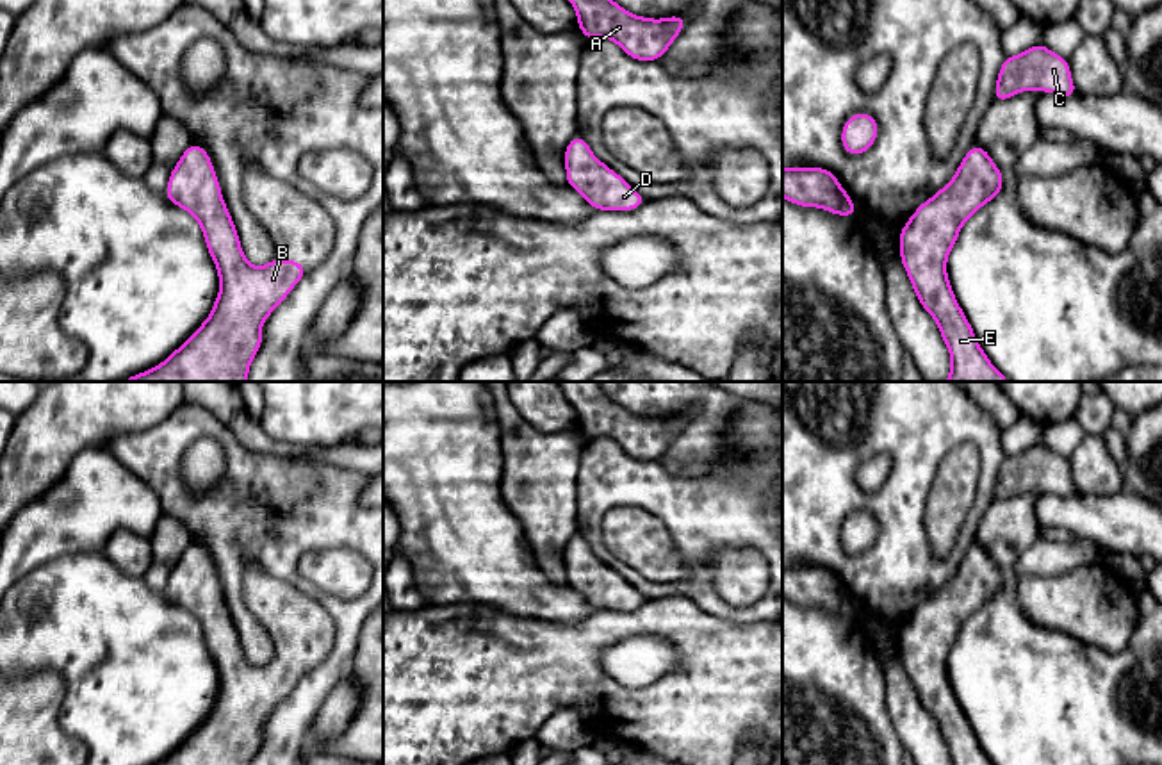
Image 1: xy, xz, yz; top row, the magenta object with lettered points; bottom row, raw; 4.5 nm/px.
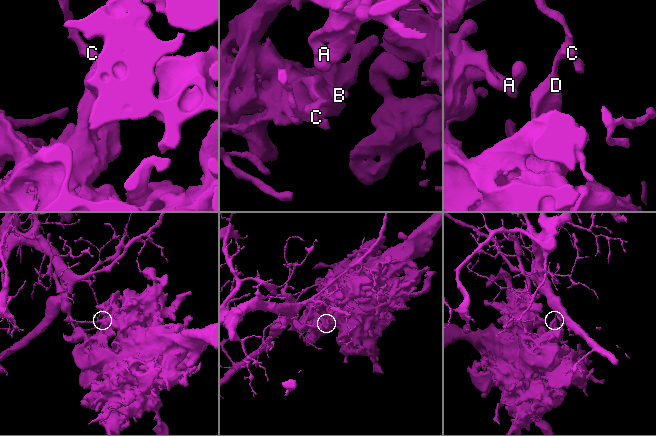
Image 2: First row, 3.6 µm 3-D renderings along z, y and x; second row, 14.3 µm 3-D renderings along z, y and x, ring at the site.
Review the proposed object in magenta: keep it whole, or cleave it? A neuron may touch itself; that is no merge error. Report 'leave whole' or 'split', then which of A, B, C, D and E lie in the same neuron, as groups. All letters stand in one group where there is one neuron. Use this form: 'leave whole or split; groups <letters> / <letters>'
split; groups A B D E / C

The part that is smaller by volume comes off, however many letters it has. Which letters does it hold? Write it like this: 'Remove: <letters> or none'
Remove: C

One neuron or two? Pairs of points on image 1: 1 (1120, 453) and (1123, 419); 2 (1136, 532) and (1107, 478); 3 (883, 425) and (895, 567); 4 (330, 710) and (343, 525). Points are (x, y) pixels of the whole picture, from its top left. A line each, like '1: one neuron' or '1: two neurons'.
1: one neuron
2: two neurons
3: one neuron
4: two neurons

